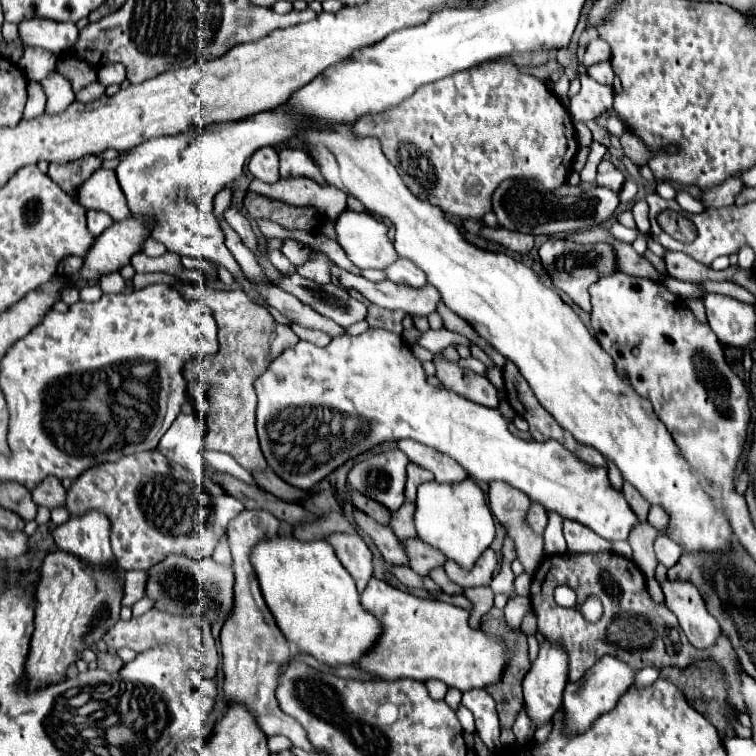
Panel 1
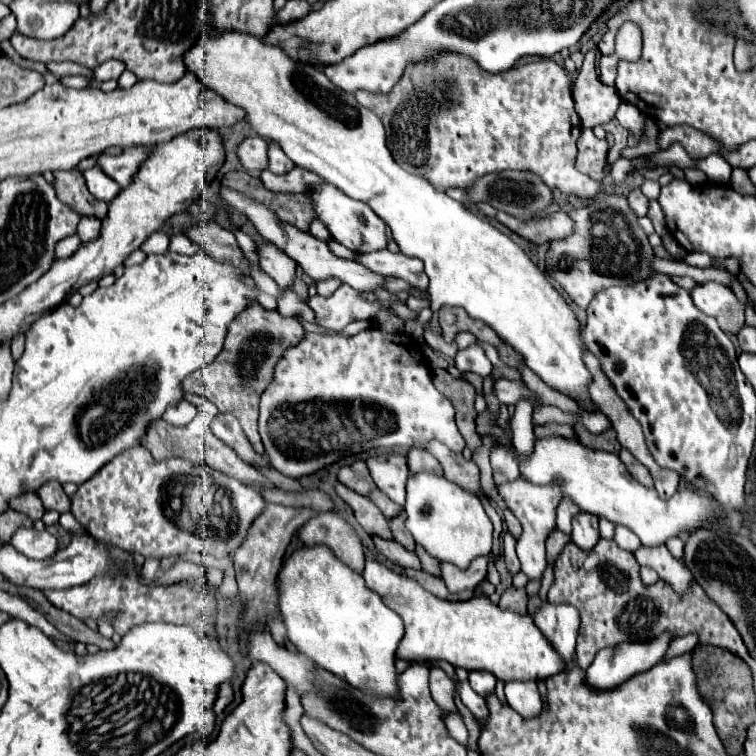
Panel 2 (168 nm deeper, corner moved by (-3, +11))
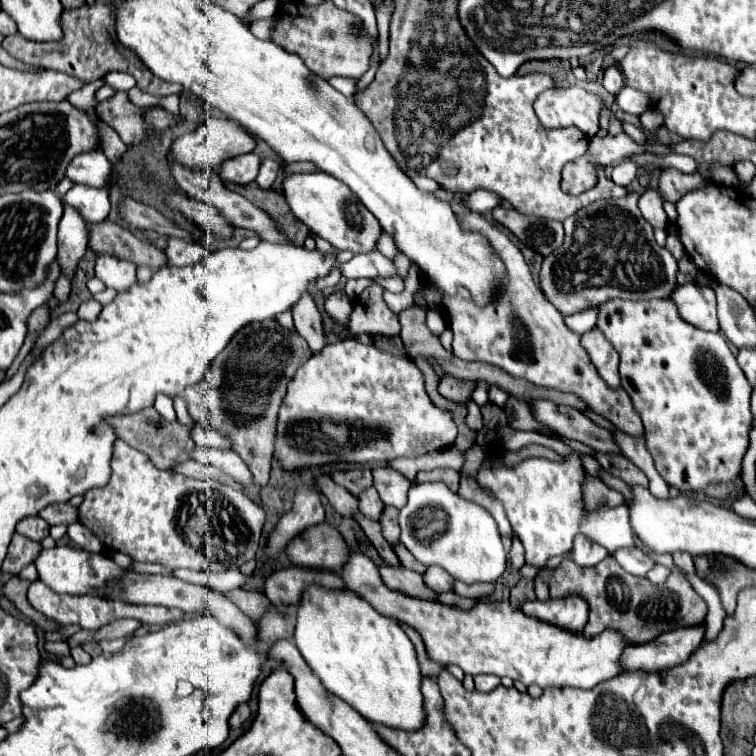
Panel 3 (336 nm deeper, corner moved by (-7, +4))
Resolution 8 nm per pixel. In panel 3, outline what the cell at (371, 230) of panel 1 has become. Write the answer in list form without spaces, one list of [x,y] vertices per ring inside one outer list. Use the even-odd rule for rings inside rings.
[[[292,173],[284,177],[282,193],[294,217],[302,221],[314,235],[326,239],[338,251],[366,253],[376,249],[376,241],[382,233],[378,219],[374,219],[374,215],[366,211],[366,207],[362,207],[358,195],[354,195],[350,187],[346,187],[346,183],[338,181],[336,177],[328,173]]]

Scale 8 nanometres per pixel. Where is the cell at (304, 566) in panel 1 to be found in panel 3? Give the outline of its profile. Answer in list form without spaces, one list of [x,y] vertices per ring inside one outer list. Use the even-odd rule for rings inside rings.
[[[318,585],[308,587],[300,599],[296,633],[292,641],[300,649],[310,669],[320,677],[326,691],[346,701],[364,719],[400,731],[418,731],[424,727],[426,711],[424,711],[424,697],[420,691],[422,673],[412,641],[406,637],[396,619],[380,615],[378,611],[374,611],[374,607],[370,607],[368,601],[364,601],[350,589],[332,591]]]

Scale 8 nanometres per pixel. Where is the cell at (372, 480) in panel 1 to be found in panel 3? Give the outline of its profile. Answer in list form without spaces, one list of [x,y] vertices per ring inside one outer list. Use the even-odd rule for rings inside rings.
[[[374,467],[372,475],[374,475],[374,487],[384,505],[402,509],[406,505],[406,493],[410,489],[410,481],[390,467]]]

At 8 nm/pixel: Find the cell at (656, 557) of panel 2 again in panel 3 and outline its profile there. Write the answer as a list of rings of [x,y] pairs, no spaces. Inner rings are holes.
[[[626,547],[626,549],[618,549],[614,553],[614,559],[620,563],[620,567],[624,571],[628,571],[630,575],[640,575],[644,577],[652,567],[654,567],[654,561],[650,557],[646,557],[640,549],[636,547]]]

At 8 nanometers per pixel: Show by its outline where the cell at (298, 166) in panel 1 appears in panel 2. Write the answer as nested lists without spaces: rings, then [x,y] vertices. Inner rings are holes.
[[[270,142],[270,150],[268,150],[268,170],[272,170],[274,174],[286,174],[294,168],[294,162],[290,162],[290,158],[284,154],[282,148],[278,148],[276,142]]]

